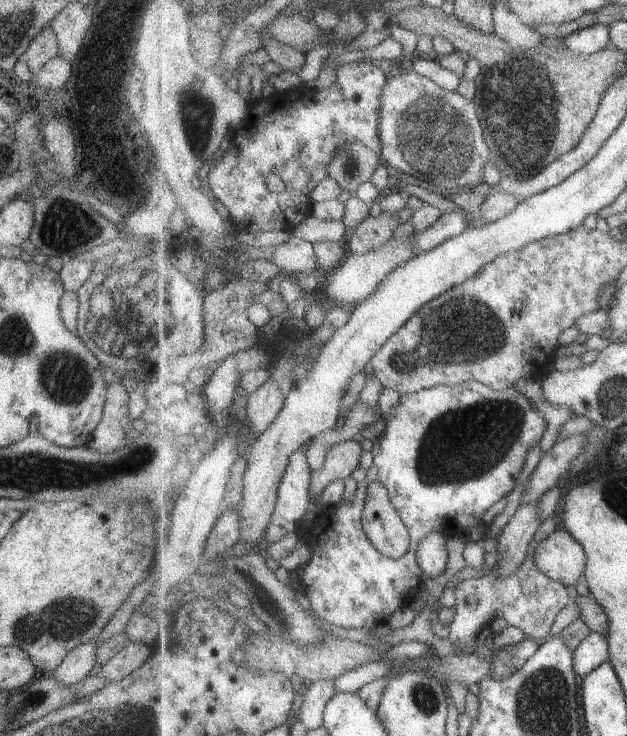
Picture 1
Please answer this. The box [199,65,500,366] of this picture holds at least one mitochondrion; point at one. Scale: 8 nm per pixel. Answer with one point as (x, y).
(436, 139)

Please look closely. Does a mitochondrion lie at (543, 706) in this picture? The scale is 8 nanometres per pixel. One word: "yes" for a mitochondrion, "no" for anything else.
yes

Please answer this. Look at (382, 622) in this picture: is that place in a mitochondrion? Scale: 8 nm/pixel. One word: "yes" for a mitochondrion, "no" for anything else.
no

